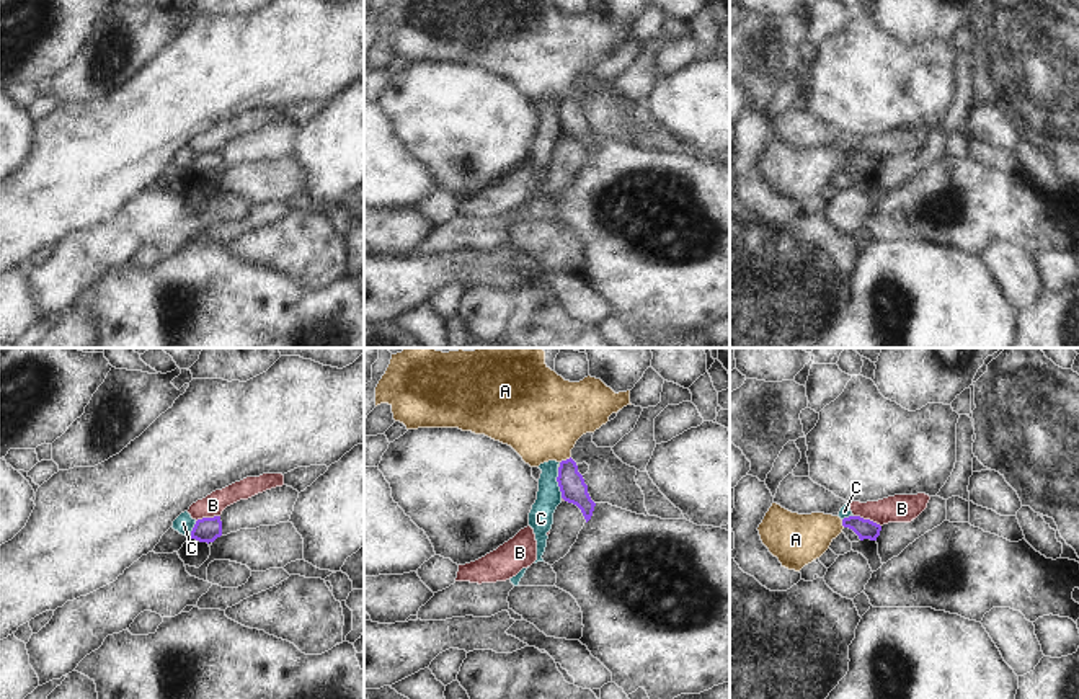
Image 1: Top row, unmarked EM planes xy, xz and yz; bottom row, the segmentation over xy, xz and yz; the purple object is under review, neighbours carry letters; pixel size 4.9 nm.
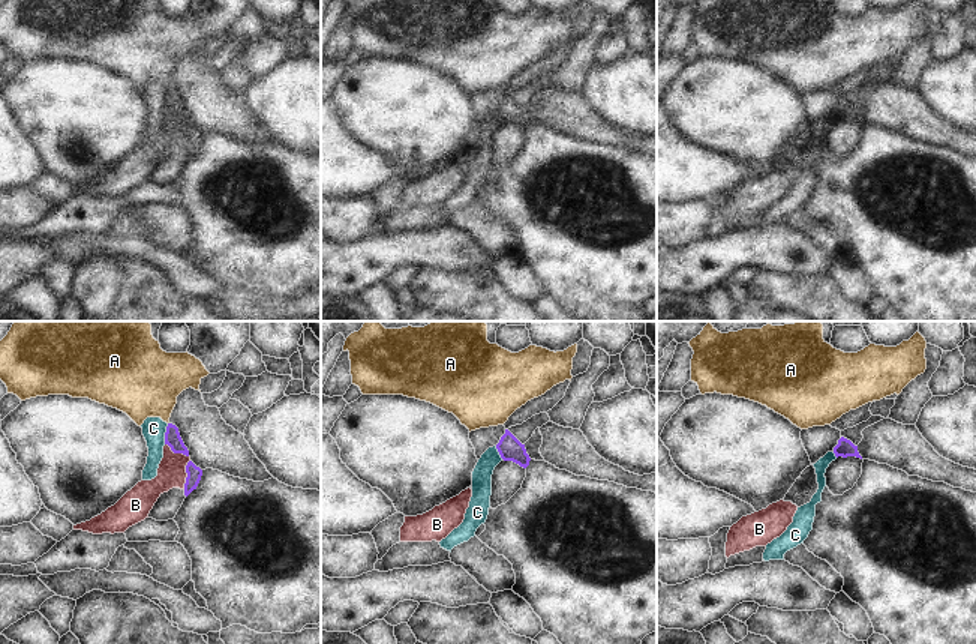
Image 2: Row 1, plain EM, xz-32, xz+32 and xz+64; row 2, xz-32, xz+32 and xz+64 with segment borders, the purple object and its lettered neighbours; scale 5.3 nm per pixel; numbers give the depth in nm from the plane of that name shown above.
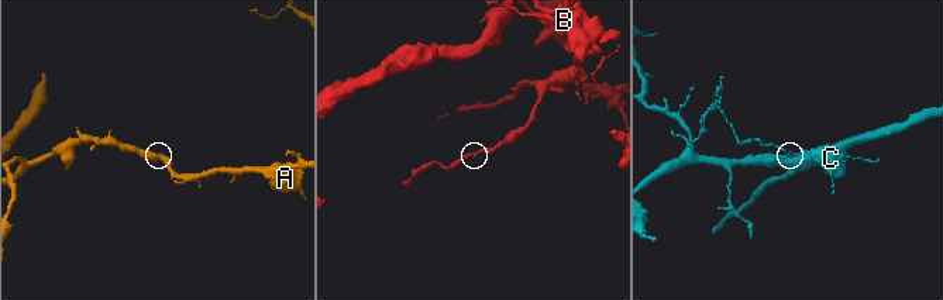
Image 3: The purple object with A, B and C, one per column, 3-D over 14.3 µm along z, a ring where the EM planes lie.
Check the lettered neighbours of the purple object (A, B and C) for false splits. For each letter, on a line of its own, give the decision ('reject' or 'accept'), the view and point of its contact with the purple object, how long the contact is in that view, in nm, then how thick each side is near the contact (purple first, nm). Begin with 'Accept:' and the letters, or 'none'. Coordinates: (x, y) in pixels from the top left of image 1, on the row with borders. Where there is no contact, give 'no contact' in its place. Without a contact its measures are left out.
Accept: A
A: accept; contact xz (567, 459); length 70 nm; calibres 130 and 420 nm
B: reject; contact yz (867, 520); length 150 nm; calibres 100 and 140 nm
C: reject; contact xz (557, 480); length 150 nm; calibres 130 and 130 nm

